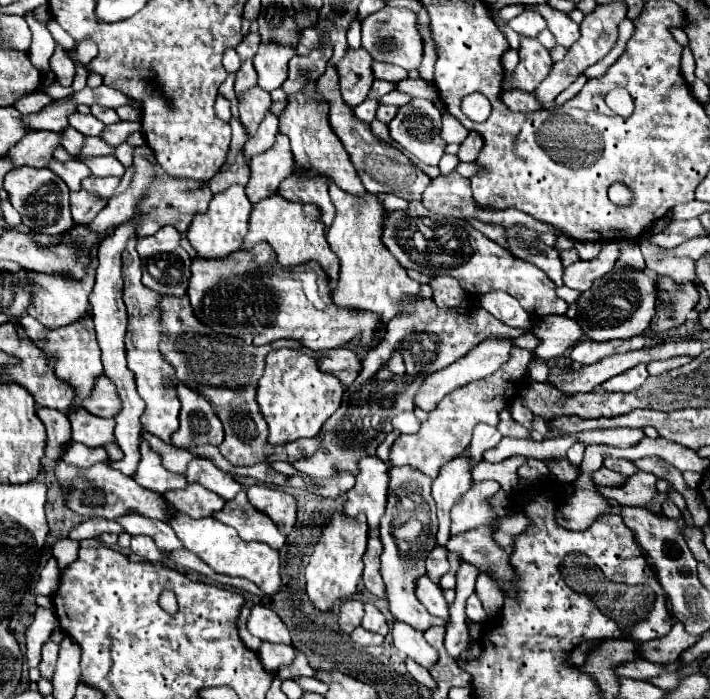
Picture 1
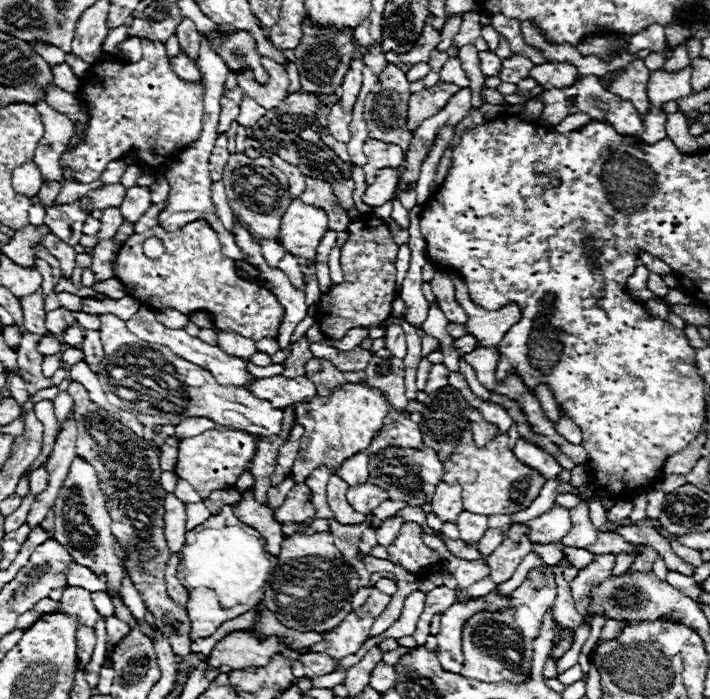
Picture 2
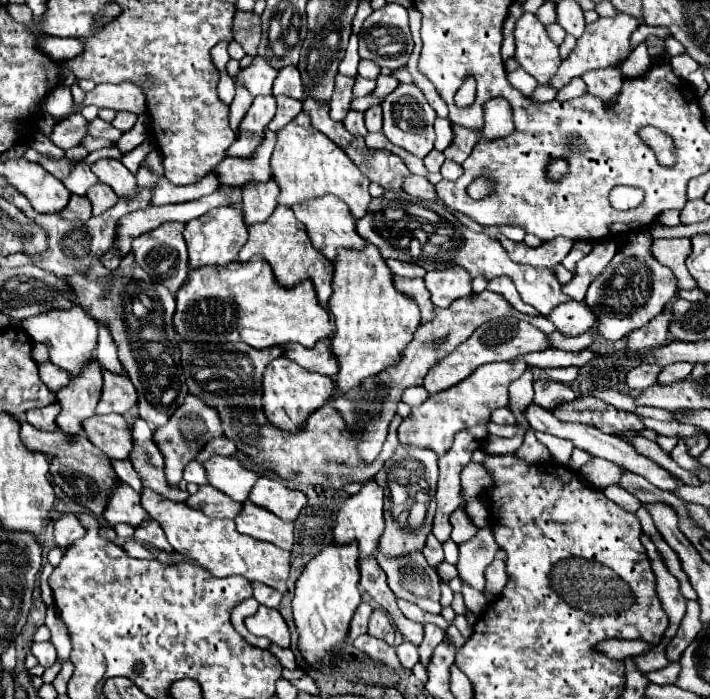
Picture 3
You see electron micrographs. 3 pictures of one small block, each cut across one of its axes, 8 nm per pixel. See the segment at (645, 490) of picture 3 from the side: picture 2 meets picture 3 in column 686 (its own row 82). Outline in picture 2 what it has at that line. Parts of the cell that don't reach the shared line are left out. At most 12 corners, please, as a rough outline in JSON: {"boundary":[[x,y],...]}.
{"boundary":[[520,54],[502,62],[498,78],[518,84],[530,76],[536,64]]}

